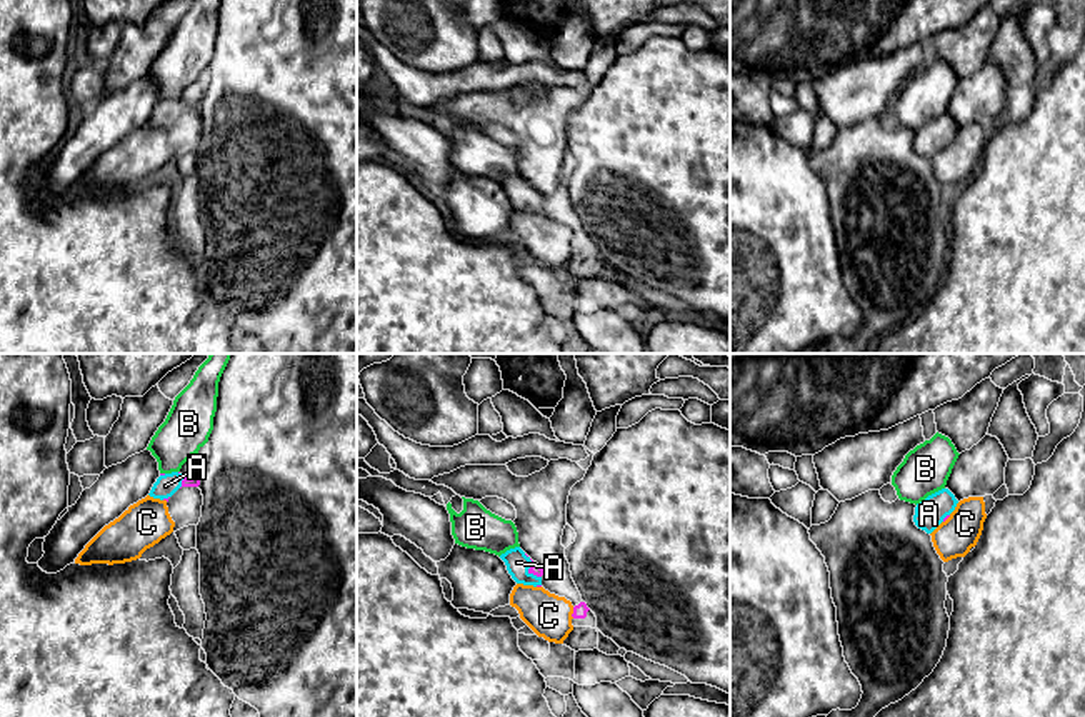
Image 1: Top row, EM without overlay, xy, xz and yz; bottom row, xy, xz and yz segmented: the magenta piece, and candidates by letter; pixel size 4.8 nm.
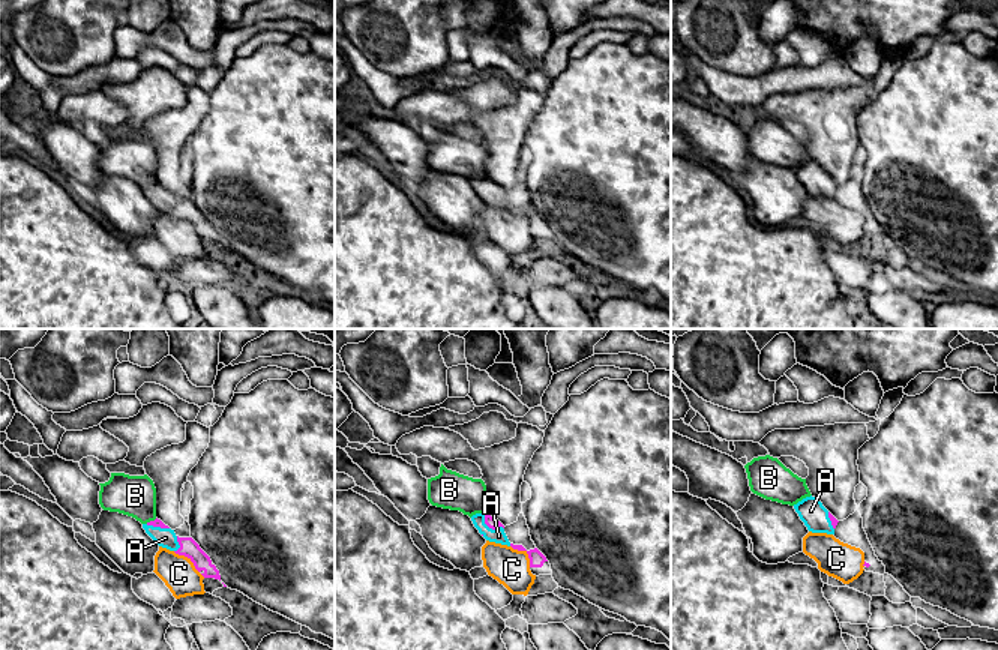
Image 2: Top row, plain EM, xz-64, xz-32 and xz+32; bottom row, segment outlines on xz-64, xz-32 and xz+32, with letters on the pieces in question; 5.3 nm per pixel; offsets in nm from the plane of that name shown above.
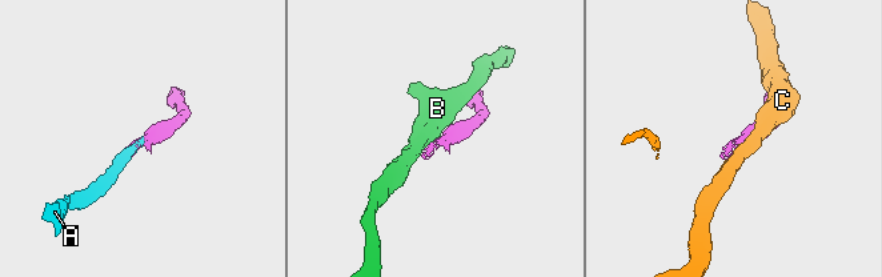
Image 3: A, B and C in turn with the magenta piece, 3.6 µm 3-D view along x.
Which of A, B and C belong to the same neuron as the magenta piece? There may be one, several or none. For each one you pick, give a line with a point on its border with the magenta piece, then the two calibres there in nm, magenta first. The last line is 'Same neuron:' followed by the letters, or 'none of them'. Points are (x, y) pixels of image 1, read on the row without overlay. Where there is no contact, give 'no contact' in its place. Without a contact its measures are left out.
A: meets magenta in xy at (182, 107); 50 nm thick on the magenta side, 110 nm on the other
Same neuron: A

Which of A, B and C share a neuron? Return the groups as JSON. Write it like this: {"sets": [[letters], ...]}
{"sets": [["A"], ["B"], ["C"]]}

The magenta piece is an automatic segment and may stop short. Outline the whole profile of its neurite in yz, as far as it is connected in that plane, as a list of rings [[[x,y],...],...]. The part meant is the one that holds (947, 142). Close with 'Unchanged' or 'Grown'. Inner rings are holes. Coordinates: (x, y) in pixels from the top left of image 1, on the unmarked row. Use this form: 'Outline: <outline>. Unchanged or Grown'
Outline: [[[942,115],[917,130],[913,148],[918,155],[932,160],[955,137],[958,127],[948,115]]]. Grown

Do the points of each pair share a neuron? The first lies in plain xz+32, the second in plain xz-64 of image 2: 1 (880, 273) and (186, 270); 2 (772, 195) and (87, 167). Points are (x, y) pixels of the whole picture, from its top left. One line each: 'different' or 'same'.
1: same
2: different

